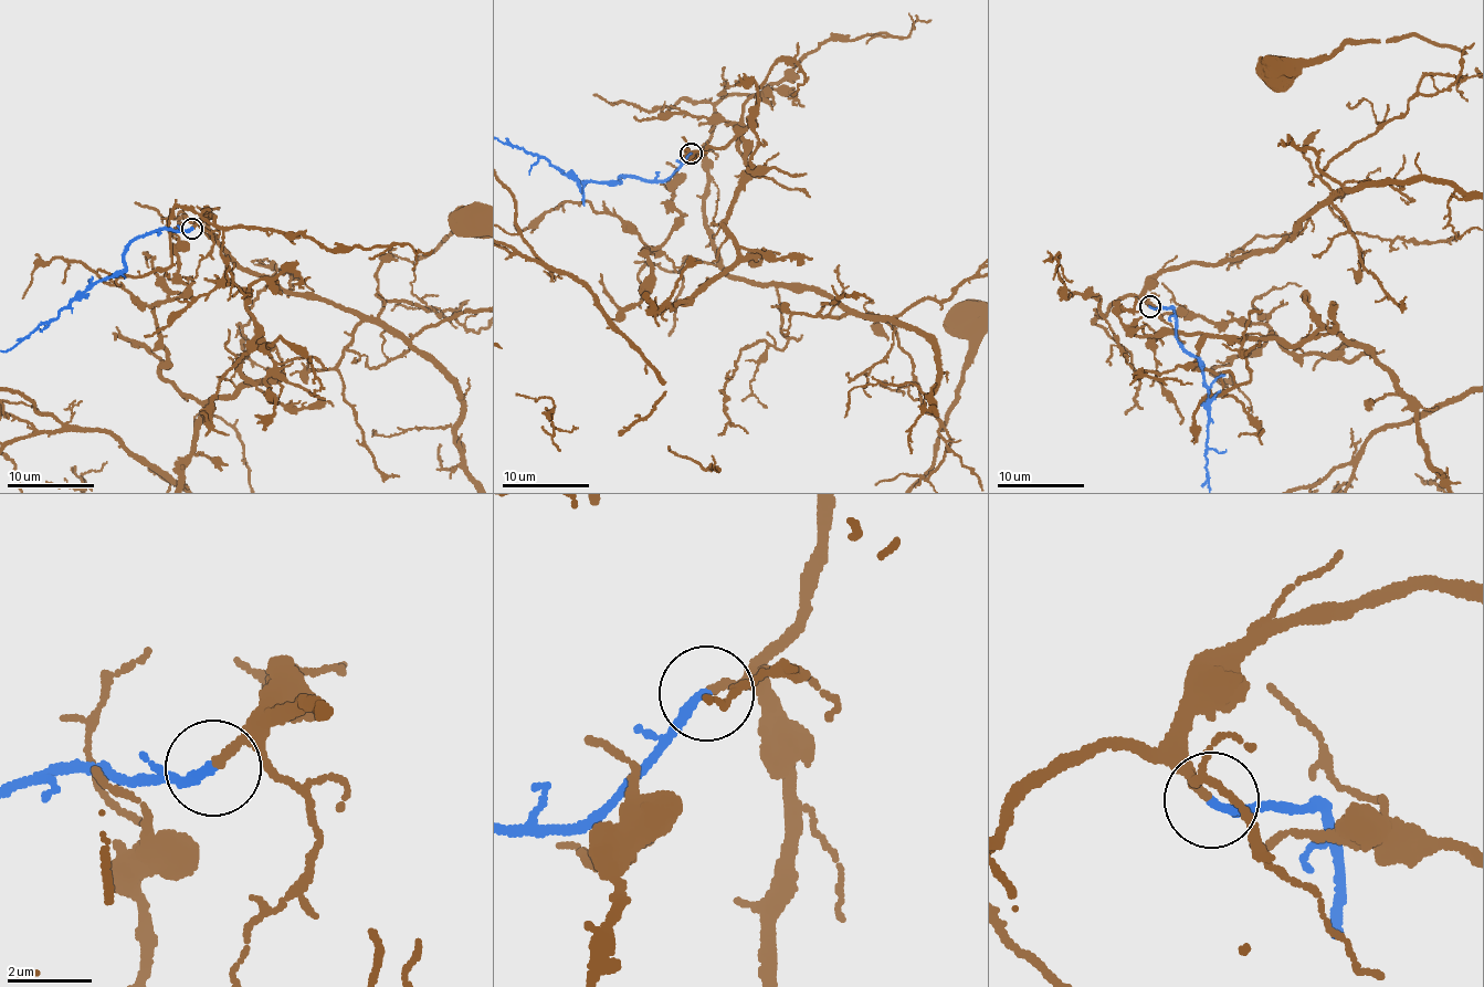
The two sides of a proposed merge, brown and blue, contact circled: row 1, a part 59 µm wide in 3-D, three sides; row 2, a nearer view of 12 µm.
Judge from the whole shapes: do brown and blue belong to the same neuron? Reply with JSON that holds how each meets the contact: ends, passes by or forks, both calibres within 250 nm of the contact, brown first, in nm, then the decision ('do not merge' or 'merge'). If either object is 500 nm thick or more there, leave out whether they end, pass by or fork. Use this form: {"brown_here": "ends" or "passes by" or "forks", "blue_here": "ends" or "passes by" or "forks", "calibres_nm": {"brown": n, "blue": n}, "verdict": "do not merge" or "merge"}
{"brown_here": "ends", "blue_here": "ends", "calibres_nm": {"brown": 200, "blue": 220}, "verdict": "merge"}

